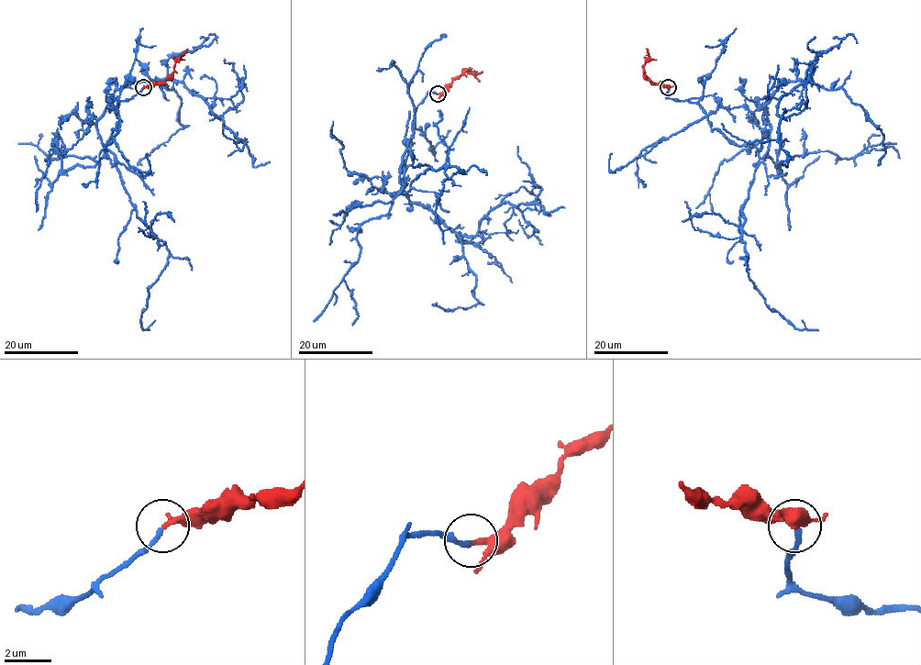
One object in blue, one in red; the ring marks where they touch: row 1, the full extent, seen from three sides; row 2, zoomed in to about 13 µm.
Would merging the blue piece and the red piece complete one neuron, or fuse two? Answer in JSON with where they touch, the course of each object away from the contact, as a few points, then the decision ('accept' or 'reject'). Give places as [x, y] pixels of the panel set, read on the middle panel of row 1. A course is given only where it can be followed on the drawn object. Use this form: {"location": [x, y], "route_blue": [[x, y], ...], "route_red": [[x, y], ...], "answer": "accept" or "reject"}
{"location": [438, 94], "route_blue": [[438, 94], [417, 106], [400, 180], [405, 193], [429, 168], [463, 171], [443, 182], [437, 204], [444, 243]], "route_red": [[438, 94], [469, 68], [474, 74], [482, 72]], "answer": "accept"}

